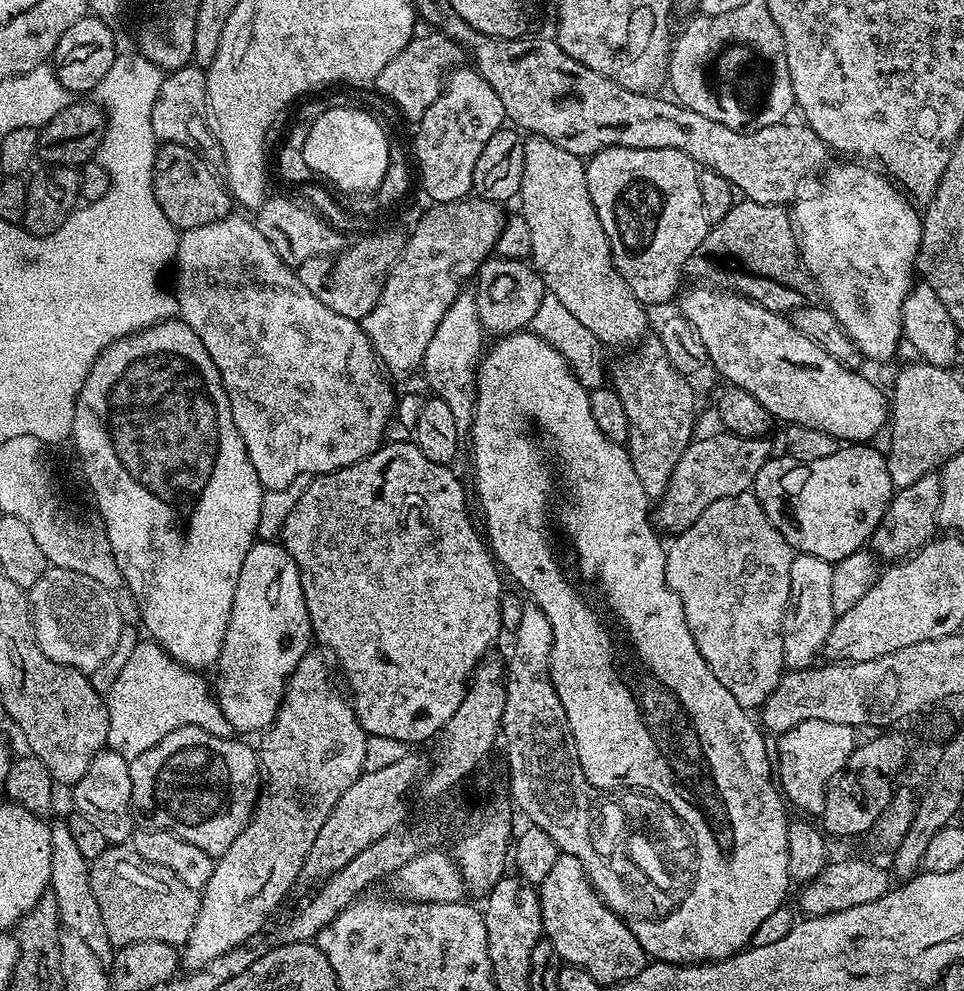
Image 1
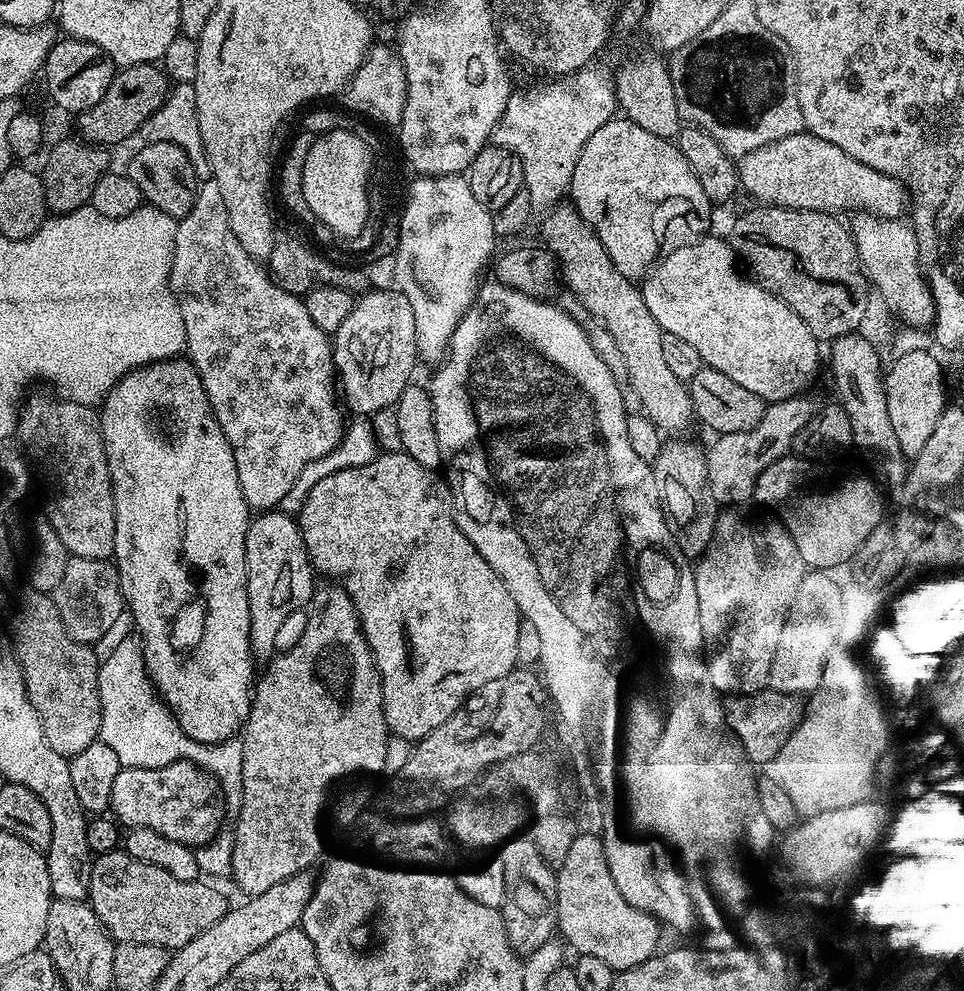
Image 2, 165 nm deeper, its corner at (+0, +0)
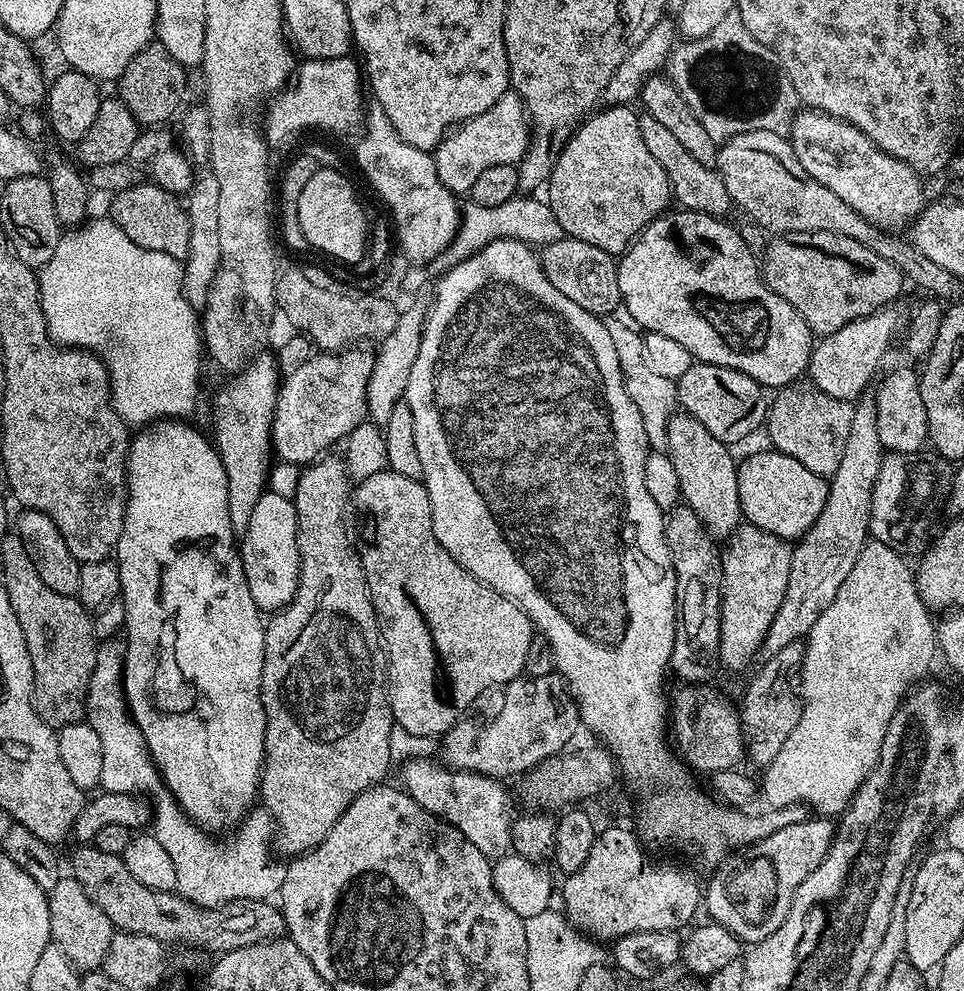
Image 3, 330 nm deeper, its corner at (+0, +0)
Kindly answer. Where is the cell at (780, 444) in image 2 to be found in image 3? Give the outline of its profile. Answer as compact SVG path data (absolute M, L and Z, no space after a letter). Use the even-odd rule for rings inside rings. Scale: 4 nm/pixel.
M896 306L879 308L874 314L866 318L858 318L842 330L834 330L834 334L821 336L815 341L812 357L808 359L808 371L806 373L811 387L819 392L830 394L830 398L838 398L855 402L865 395L868 383L877 379L876 371L888 352L892 343L897 343L902 332L902 316Z

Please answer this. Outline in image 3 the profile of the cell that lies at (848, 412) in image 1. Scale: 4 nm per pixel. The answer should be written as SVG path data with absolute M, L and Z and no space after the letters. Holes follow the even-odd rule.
M669 210L650 221L616 265L623 311L628 311L627 315L644 332L667 334L674 342L686 346L693 361L738 370L768 390L795 385L799 381L796 379L808 371L814 334L806 326L802 314L768 288L757 253L755 256L748 249L747 242L728 222L719 216L687 210Z

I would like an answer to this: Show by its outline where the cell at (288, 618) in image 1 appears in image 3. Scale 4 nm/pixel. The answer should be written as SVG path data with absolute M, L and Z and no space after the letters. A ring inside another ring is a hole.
M271 490L261 492L257 504L254 505L254 514L250 514L250 526L246 526L238 547L240 561L246 574L246 586L250 586L250 598L254 598L261 613L279 612L294 598L300 577L300 547L298 546L298 518L295 503L289 497L287 500L280 492L271 492Z

